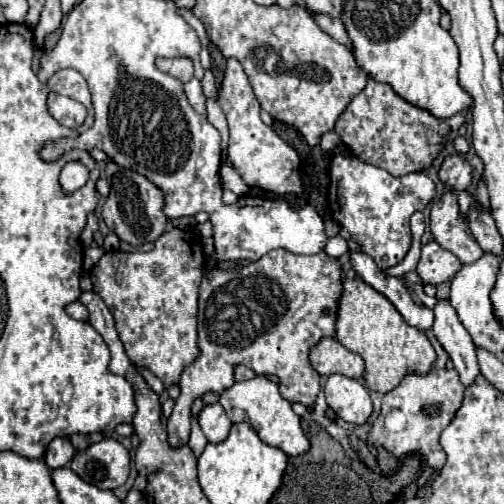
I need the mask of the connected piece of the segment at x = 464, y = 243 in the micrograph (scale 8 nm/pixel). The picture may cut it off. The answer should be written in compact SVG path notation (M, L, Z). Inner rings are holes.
M446 190L440 200L432 202L430 230L434 240L442 248L456 254L462 264L472 264L480 260L480 254L484 254L478 242L472 240L464 220L460 218L458 200L452 190Z

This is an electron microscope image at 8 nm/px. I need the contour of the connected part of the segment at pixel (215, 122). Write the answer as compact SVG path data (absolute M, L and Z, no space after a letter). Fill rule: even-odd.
M208 100L206 102L206 110L208 110L210 124L220 132L220 136L222 136L222 148L226 150L226 146L228 146L228 124L226 124L224 112L222 112L222 108L220 108L220 104L216 100Z

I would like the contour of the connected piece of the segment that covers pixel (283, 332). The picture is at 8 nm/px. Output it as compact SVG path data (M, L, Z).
M272 250L262 256L258 262L250 262L238 270L222 270L212 268L208 276L204 276L200 284L200 302L198 302L198 346L200 356L192 366L182 372L180 388L182 394L176 400L176 406L168 418L168 442L172 448L188 444L190 438L190 404L194 398L206 392L224 392L234 384L234 366L246 364L258 374L278 376L280 394L288 402L302 402L304 406L312 406L320 392L320 376L308 362L310 348L326 336L334 336L336 332L336 310L338 298L342 294L342 266L336 258L328 256L324 250L312 256L292 254L288 250Z

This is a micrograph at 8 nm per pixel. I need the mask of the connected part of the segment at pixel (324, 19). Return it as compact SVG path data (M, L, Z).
M314 14L314 20L316 20L316 24L318 24L326 34L330 34L334 40L338 40L340 44L352 48L352 42L350 42L350 38L348 38L348 34L346 34L346 28L344 28L344 24L342 24L340 18L332 18L332 16L328 16L328 14Z

